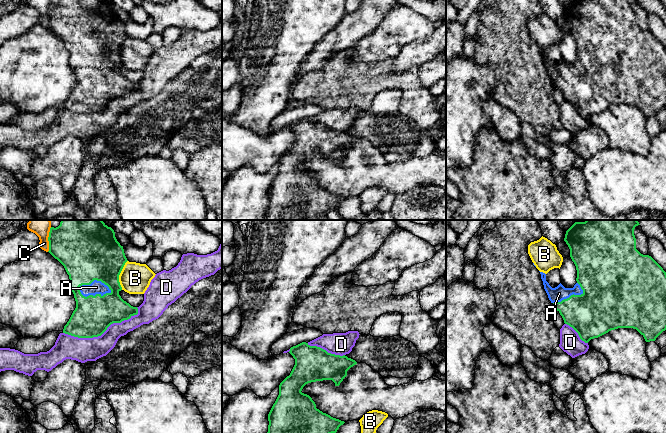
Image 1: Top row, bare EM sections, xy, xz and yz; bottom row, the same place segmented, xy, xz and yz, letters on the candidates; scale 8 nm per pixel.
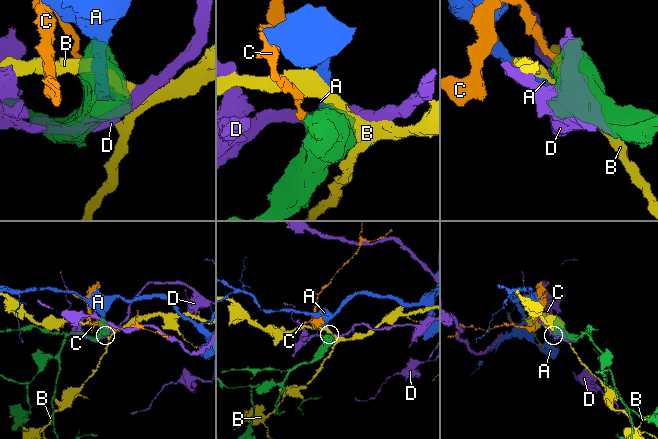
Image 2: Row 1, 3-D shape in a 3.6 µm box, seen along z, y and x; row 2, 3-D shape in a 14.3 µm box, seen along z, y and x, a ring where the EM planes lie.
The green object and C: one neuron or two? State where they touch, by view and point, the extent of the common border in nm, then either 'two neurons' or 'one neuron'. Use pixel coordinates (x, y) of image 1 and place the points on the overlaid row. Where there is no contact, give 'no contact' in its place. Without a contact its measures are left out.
xy (48, 239) | 200 nm | two neurons

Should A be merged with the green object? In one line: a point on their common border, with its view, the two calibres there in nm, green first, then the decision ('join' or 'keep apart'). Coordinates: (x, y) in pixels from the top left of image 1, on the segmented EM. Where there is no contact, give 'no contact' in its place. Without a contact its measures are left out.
xy (92, 295) | 300/110 nm | join

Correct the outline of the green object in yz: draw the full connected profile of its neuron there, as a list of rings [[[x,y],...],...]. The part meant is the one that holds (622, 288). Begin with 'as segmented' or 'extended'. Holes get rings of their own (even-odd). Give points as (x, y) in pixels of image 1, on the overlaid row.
extended | [[[637,220],[575,222],[566,231],[564,241],[576,266],[577,283],[573,288],[565,288],[561,283],[552,288],[546,281],[546,274],[540,272],[544,289],[553,308],[560,313],[564,323],[572,327],[585,343],[618,328],[636,329],[646,342],[655,341],[666,330],[666,272],[651,256],[643,255],[636,249],[634,229],[638,225],[640,224]]]

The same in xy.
extended | [[[61,220],[58,227],[50,228],[48,241],[48,252],[64,266],[76,301],[76,308],[63,333],[78,338],[98,337],[111,324],[138,314],[138,308],[119,295],[122,290],[119,275],[128,260],[111,227],[102,220]]]

